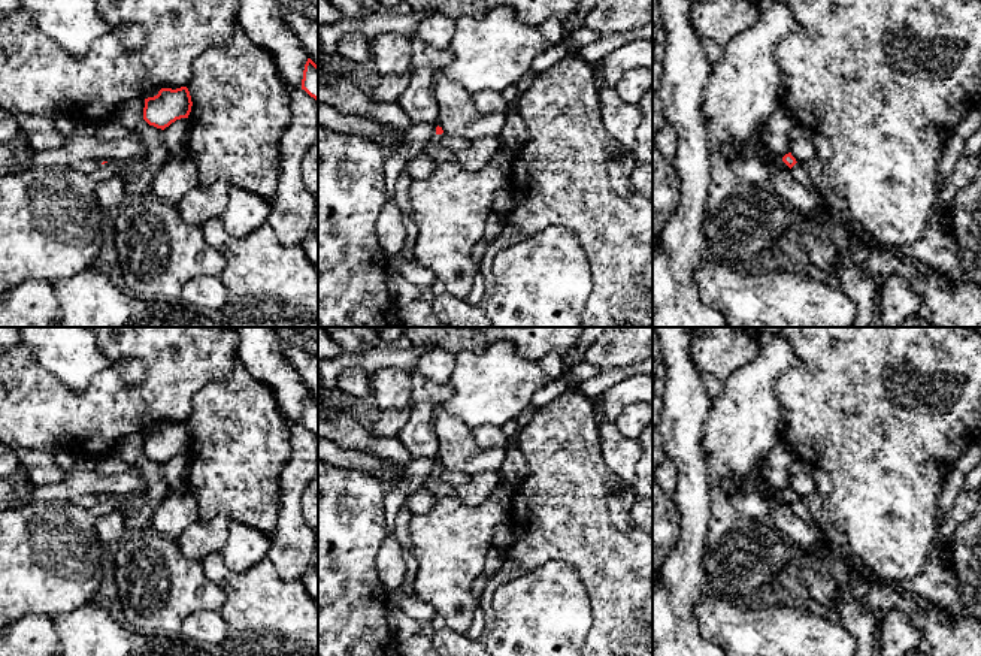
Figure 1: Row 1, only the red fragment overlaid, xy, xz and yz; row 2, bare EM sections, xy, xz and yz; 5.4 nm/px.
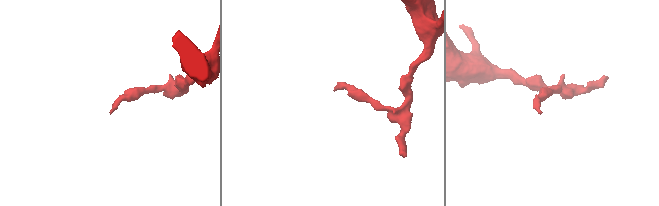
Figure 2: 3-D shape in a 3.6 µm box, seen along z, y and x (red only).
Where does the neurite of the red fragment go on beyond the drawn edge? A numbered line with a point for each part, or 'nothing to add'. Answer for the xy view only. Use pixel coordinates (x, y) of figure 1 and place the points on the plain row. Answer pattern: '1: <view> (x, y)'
1: xy (51, 559)

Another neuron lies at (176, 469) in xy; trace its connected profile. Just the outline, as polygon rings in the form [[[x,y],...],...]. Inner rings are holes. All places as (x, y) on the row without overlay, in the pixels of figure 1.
[[[181,453],[164,463],[164,478],[170,490],[181,490],[187,486],[190,474],[188,453]]]

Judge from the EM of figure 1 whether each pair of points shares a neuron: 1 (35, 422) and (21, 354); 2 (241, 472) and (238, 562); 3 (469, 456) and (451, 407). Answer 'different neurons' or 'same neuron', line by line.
1: same neuron
2: different neurons
3: different neurons

